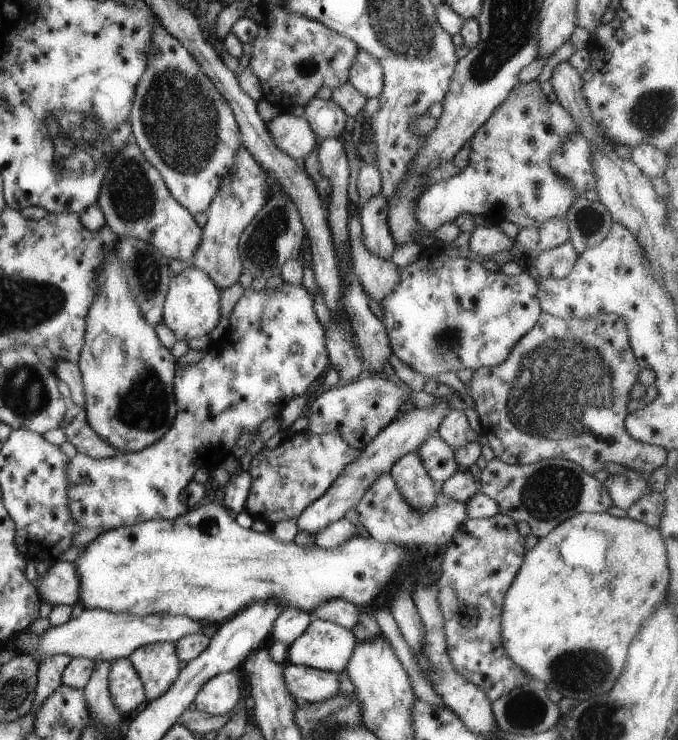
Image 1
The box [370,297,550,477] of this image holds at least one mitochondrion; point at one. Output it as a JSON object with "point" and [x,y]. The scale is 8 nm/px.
{"point":[446,341]}

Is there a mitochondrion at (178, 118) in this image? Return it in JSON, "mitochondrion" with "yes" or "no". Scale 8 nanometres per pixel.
{"mitochondrion":"yes"}

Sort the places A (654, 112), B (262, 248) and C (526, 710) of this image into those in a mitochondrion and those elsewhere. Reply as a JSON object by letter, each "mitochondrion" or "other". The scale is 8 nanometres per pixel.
{"A":"mitochondrion","B":"mitochondrion","C":"mitochondrion"}

